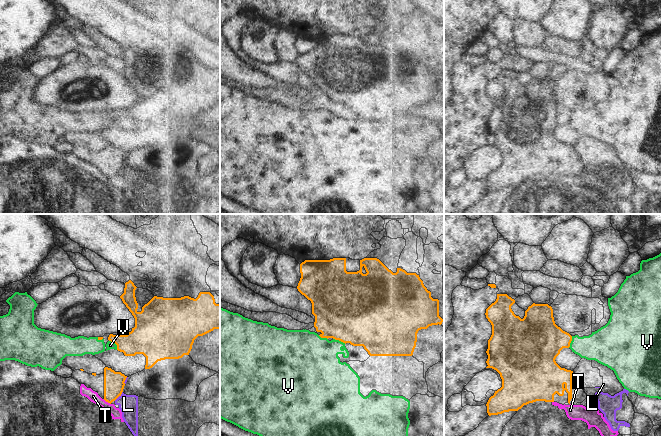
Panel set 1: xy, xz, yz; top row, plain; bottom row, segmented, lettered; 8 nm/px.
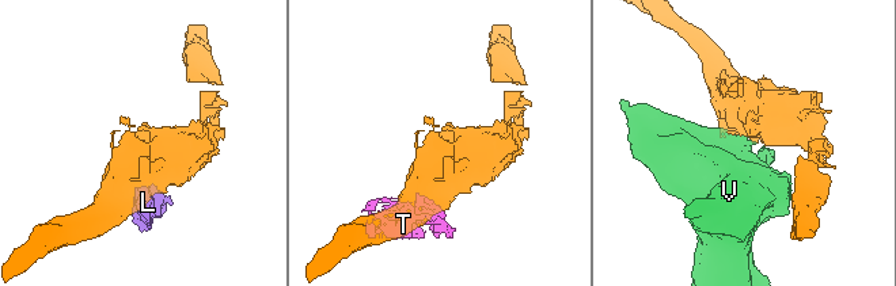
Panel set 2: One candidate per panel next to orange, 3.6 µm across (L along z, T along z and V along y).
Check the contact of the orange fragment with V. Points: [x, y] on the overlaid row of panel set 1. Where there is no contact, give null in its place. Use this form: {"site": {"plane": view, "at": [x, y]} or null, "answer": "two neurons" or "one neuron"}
{"site": {"plane": "xy", "at": [115, 343]}, "answer": "two neurons"}

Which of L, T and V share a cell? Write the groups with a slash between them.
L V / T

